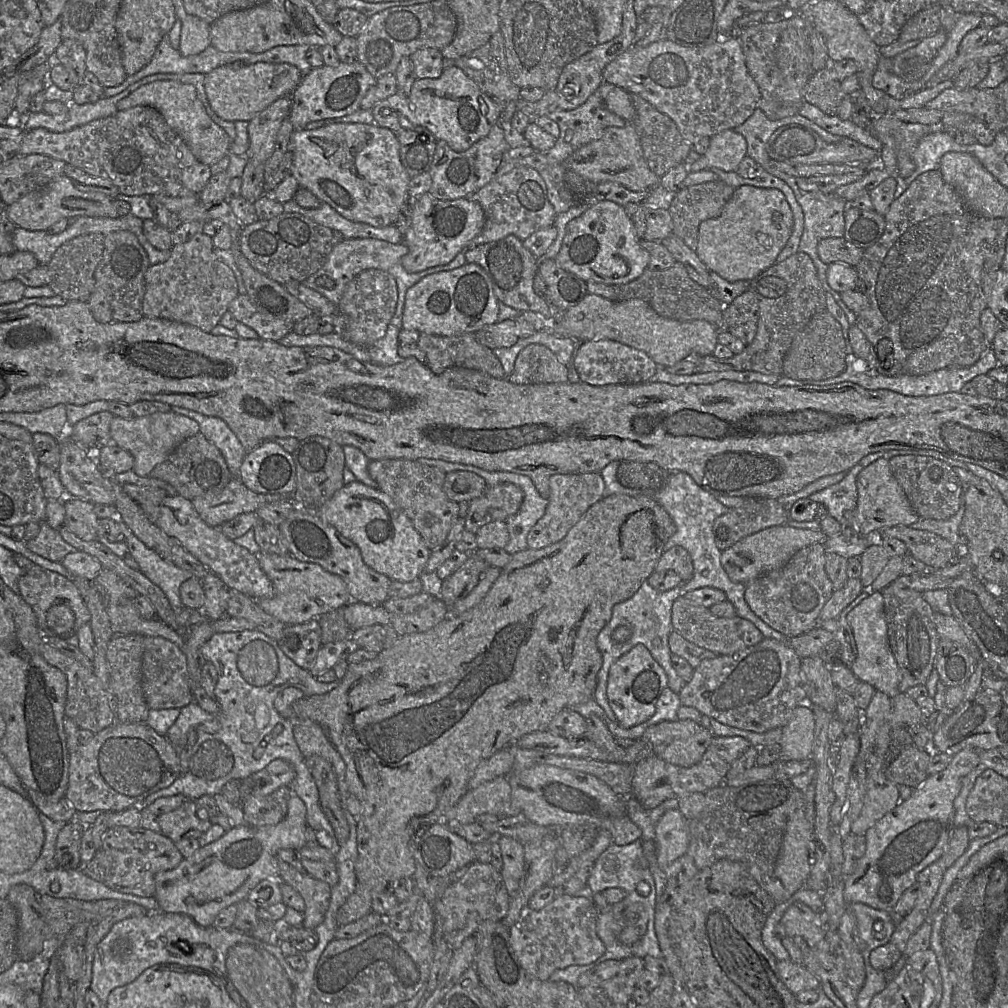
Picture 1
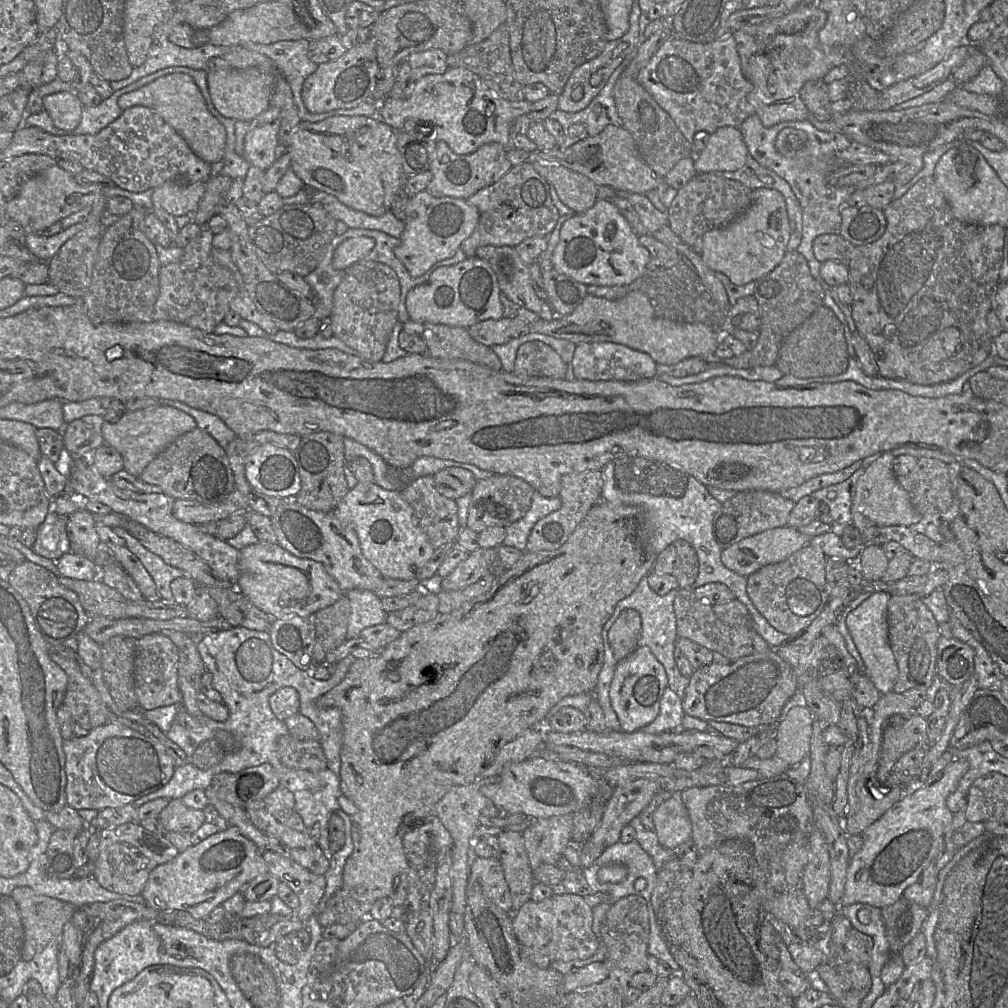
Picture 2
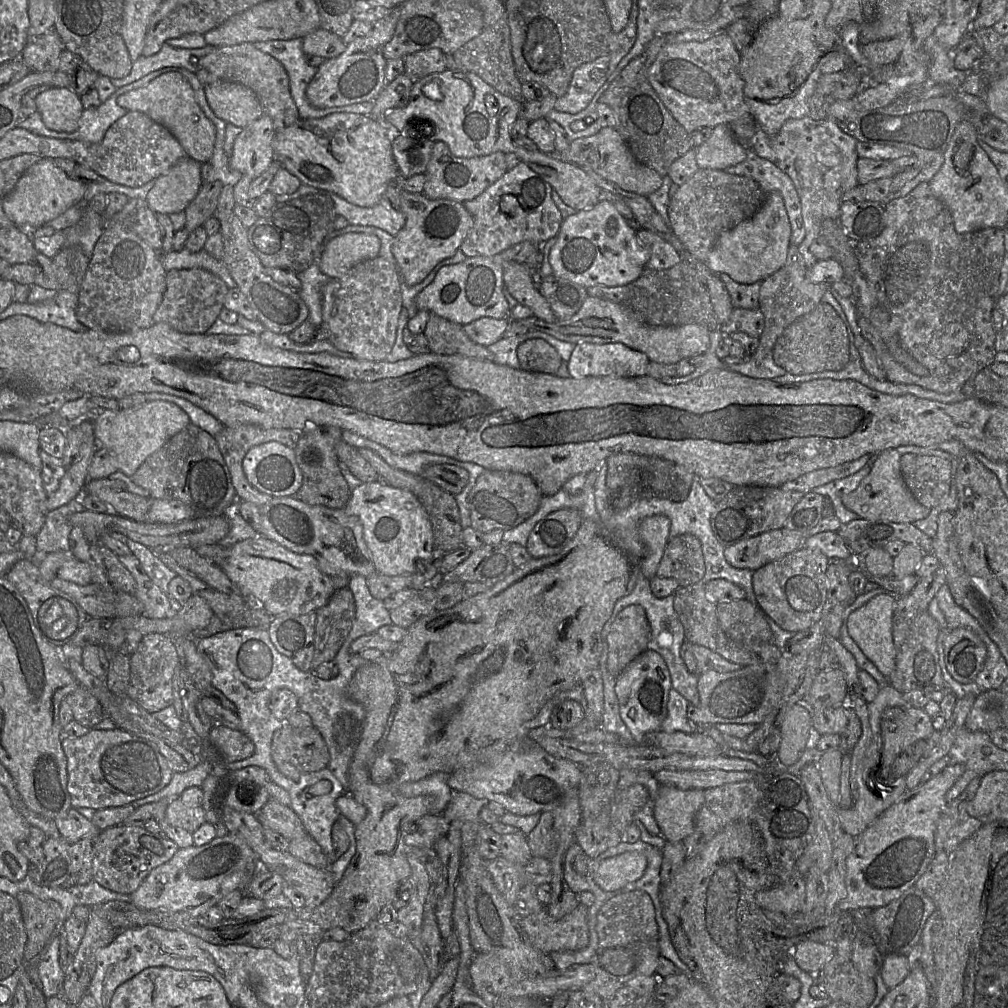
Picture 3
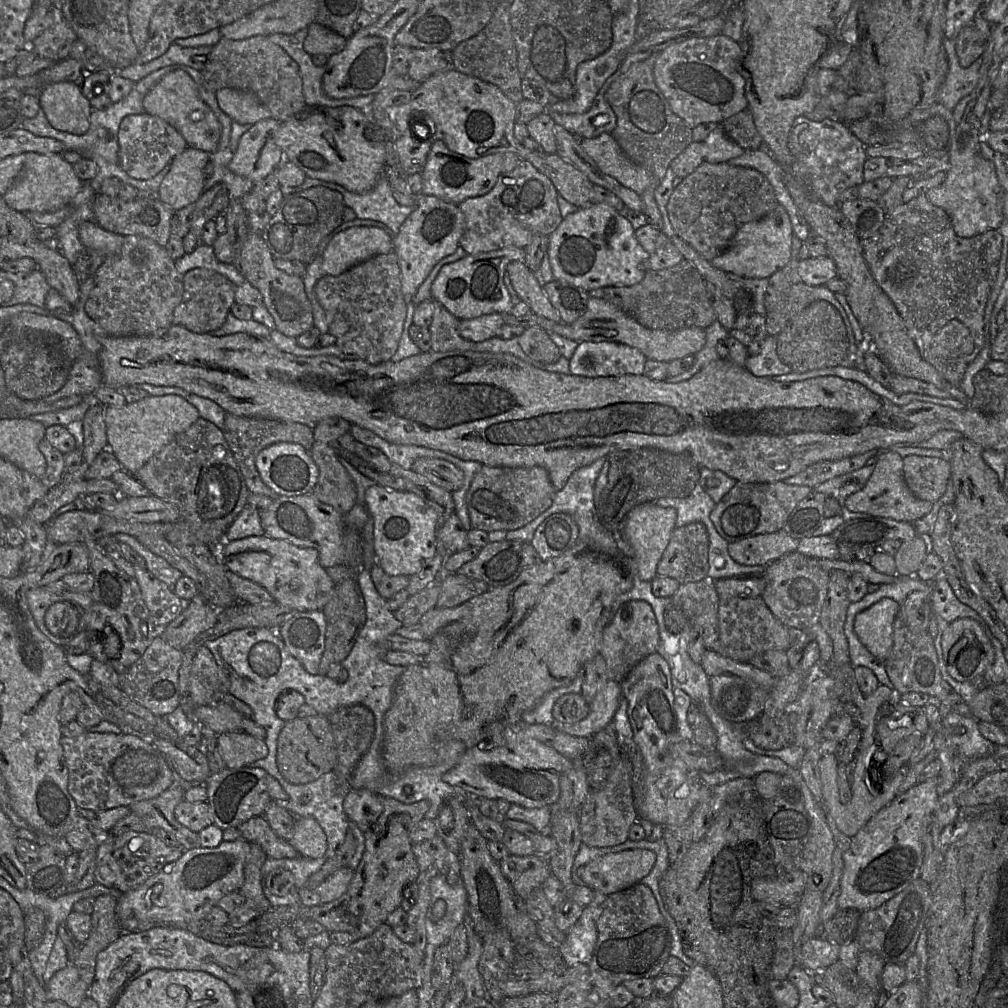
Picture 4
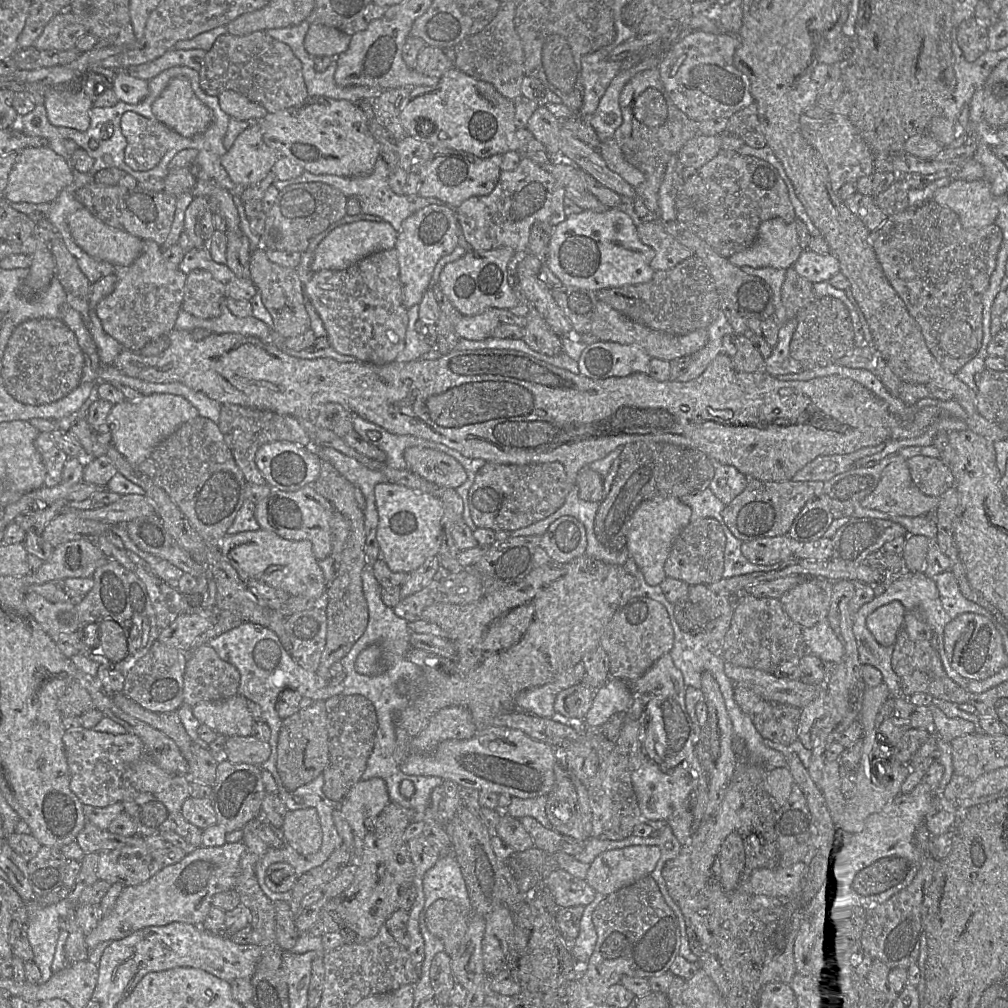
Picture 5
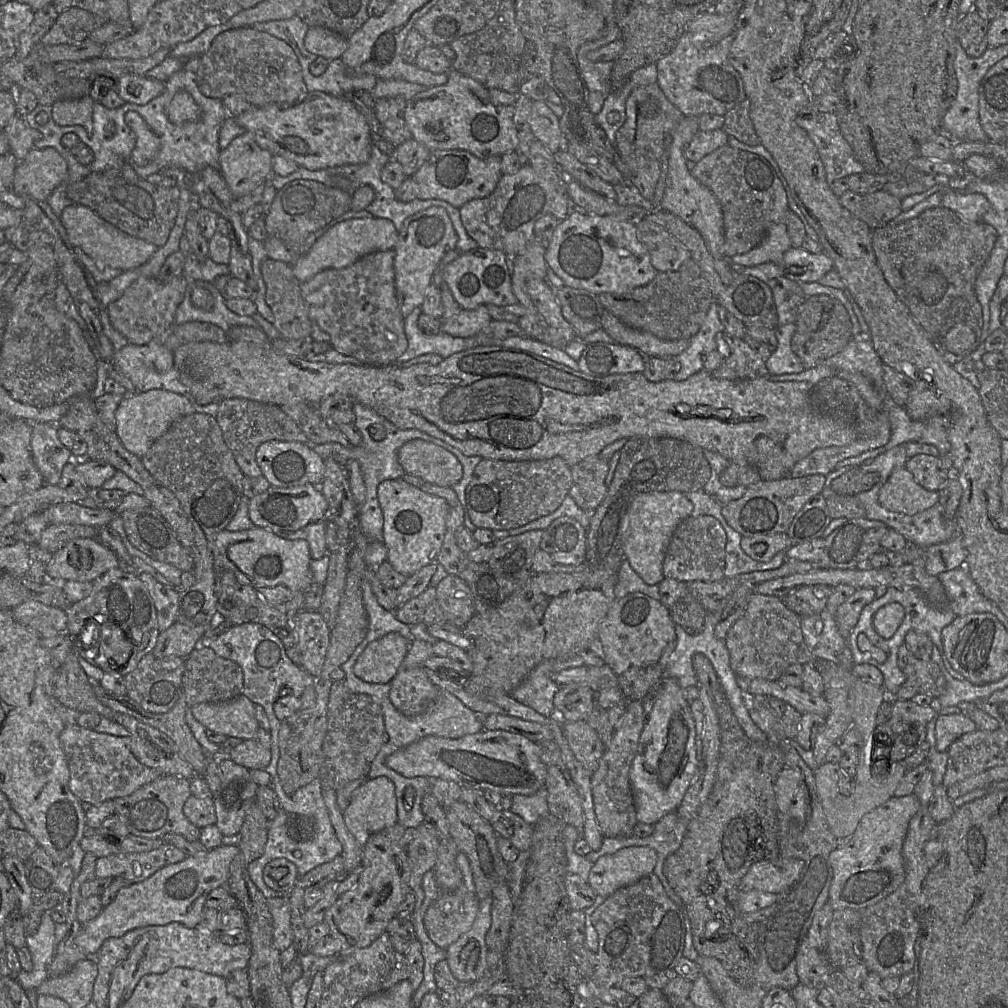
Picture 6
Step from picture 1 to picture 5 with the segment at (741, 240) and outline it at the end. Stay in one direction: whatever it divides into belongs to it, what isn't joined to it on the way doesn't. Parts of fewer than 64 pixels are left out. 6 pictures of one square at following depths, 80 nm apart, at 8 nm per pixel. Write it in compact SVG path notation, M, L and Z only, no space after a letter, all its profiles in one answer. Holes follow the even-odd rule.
M781 218L762 222L755 242L747 249L734 253L728 261L736 267L791 268L802 249L798 242L796 224Z

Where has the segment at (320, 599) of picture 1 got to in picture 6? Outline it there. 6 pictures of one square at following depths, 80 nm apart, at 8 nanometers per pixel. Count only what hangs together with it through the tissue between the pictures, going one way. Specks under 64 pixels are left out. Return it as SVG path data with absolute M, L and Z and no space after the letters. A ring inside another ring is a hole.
M253 526L241 531L224 529L217 534L215 544L220 570L233 572L241 584L254 588L285 586L304 592L314 583L309 544L304 539L285 539L268 529Z

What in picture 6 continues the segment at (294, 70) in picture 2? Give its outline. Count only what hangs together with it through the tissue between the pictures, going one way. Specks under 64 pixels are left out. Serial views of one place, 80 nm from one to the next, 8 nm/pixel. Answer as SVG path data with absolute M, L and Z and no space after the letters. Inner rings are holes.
M297 47L295 54L301 65L302 76L307 88L307 92L321 91L336 97L343 97L346 93L356 90L365 90L371 93L379 80L377 77L370 74L356 74L343 63L341 58L330 60L325 72L319 76L314 76L309 69L311 64L311 56L305 56L302 52L299 53Z

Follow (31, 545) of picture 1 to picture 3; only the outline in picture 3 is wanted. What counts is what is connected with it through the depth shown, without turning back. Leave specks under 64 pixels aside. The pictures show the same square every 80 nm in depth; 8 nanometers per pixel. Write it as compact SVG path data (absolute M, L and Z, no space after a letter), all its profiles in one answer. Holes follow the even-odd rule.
M72 500L68 504L51 510L46 513L44 524L36 535L36 549L41 555L46 555L57 551L70 551L70 531L72 529L70 524L70 516L79 511L79 504Z

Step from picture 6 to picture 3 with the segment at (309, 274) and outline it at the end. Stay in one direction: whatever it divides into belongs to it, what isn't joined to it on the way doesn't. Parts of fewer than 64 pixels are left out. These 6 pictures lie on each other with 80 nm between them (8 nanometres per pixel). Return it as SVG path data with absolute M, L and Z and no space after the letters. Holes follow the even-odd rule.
M345 233L328 240L320 256L320 270L330 279L340 278L360 262L378 256L380 240L366 233Z

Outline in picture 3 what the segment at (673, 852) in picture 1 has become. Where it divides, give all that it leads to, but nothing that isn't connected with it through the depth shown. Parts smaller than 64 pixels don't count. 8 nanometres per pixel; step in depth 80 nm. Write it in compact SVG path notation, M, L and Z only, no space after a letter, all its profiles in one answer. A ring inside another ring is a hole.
M660 785L654 816L666 842L683 841L696 828L696 815L705 801L703 789L682 790Z

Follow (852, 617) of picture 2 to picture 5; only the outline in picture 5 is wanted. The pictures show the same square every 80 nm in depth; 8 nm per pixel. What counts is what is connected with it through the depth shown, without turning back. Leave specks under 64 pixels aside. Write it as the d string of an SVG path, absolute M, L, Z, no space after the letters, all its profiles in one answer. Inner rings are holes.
M890 602L867 617L867 628L881 646L894 645L898 632L904 626L905 613L906 610L901 602Z

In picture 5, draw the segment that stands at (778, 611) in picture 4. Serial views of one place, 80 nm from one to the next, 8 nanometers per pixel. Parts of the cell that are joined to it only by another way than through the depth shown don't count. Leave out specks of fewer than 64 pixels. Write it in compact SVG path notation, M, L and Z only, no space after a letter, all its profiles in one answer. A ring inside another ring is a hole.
M806 577L780 597L788 616L802 628L809 628L827 617L833 582Z

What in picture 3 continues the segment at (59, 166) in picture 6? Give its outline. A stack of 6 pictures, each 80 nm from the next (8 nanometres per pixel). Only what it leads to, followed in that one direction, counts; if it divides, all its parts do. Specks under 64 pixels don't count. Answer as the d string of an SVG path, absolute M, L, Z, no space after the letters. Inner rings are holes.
M42 158L32 165L21 176L14 189L3 197L3 208L15 225L33 230L83 200L89 185L73 179L56 164L55 160Z

